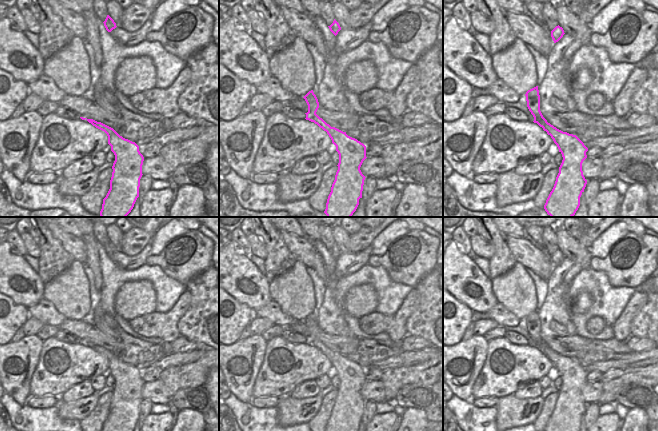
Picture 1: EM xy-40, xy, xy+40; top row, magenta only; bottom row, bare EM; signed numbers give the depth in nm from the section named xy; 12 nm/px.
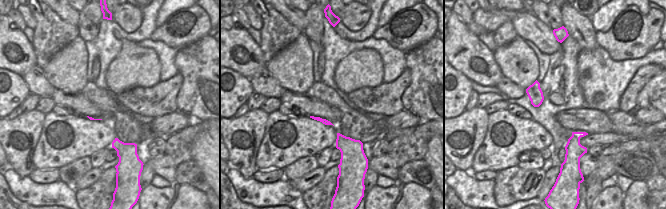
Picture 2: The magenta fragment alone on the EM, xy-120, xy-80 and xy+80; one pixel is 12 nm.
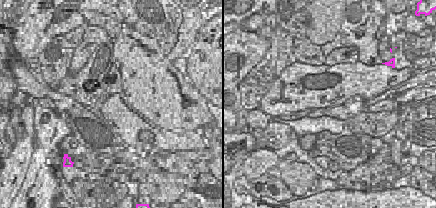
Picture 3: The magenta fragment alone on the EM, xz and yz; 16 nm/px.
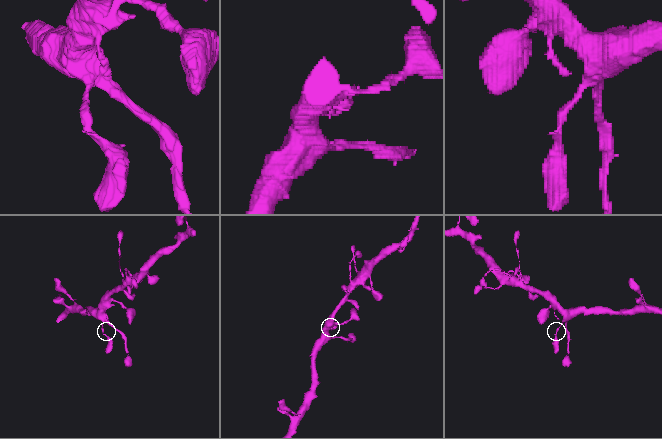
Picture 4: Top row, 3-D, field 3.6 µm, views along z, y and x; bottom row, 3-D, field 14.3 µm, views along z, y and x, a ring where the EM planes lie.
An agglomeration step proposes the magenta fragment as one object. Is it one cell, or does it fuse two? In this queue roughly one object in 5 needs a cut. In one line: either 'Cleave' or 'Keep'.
Keep

